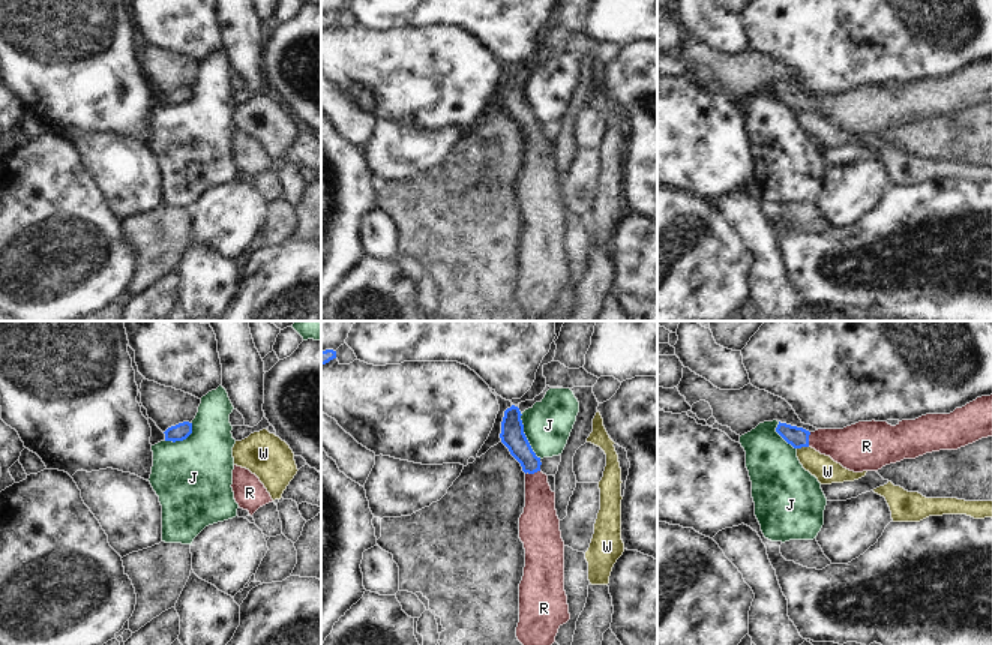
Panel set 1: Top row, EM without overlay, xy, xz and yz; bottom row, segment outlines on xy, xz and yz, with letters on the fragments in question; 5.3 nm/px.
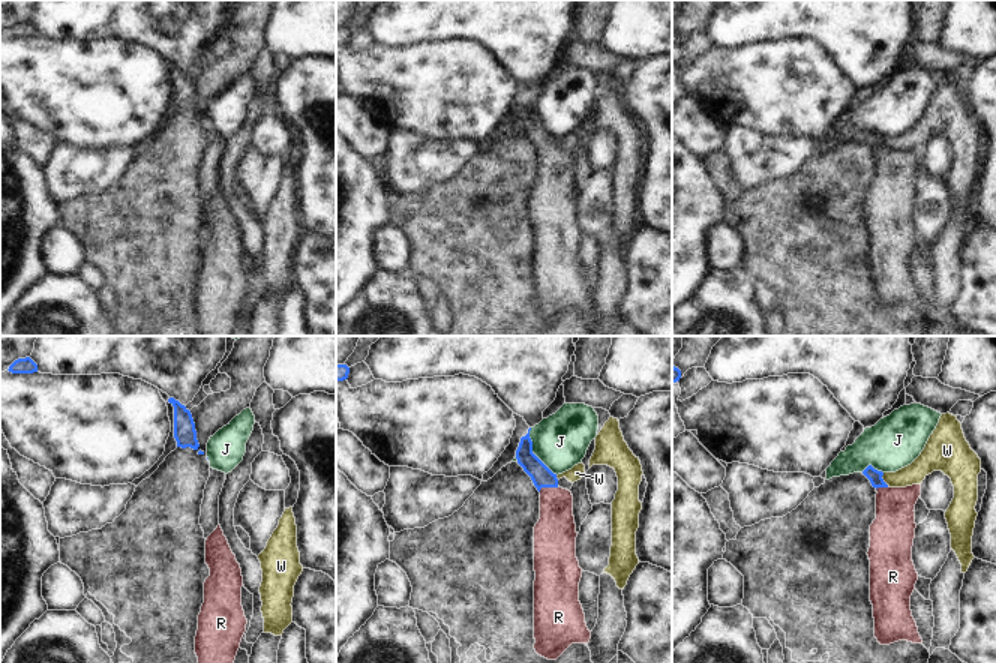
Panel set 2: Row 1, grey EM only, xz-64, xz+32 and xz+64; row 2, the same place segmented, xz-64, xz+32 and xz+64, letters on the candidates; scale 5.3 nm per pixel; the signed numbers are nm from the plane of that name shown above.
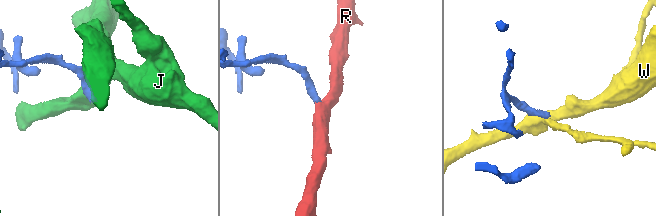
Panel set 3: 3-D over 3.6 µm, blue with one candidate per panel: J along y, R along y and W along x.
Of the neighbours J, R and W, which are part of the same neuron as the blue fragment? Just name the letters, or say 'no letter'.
R

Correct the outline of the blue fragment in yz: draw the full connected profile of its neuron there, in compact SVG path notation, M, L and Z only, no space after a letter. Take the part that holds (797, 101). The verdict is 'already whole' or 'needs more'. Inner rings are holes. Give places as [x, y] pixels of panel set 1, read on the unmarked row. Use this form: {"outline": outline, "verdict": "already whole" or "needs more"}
{"outline": "M992 58L977 62L950 78L926 78L896 90L872 84L809 96L779 86L776 96L794 112L812 111L849 135L878 135L903 123L957 114L992 100Z", "verdict": "needs more"}

